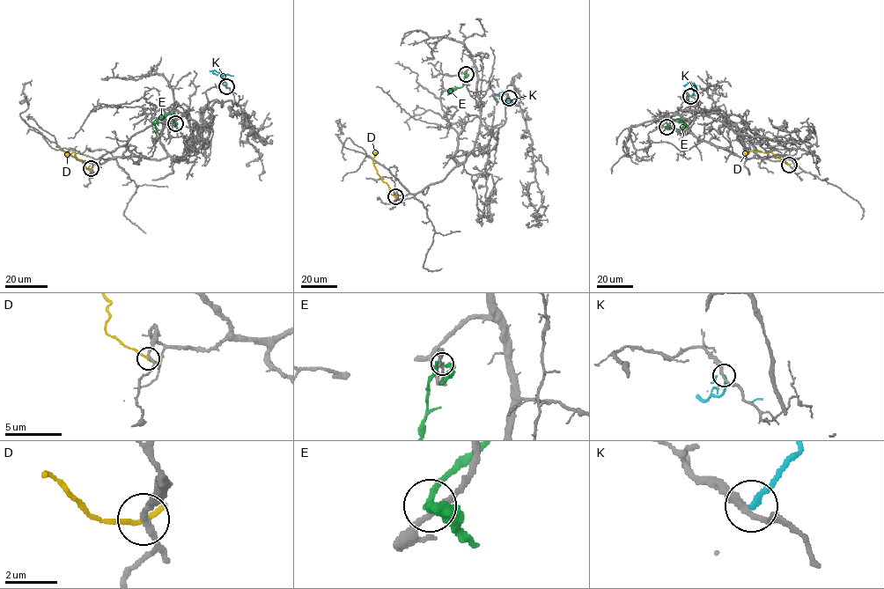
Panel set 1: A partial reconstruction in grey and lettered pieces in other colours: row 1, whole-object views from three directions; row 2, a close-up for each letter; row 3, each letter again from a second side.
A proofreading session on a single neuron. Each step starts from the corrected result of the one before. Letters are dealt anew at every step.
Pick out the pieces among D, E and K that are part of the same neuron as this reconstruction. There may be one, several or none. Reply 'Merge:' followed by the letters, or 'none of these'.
Merge: none of these

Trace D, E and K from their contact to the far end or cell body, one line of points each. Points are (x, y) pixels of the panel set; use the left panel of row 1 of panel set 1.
D: (91, 168), (83, 165), (84, 161), (73, 151), (69, 154), (64, 151), (69, 157)
E: (175, 123), (171, 114), (158, 117), (153, 122), (158, 134)
K: (226, 86), (222, 74), (213, 71), (217, 74)

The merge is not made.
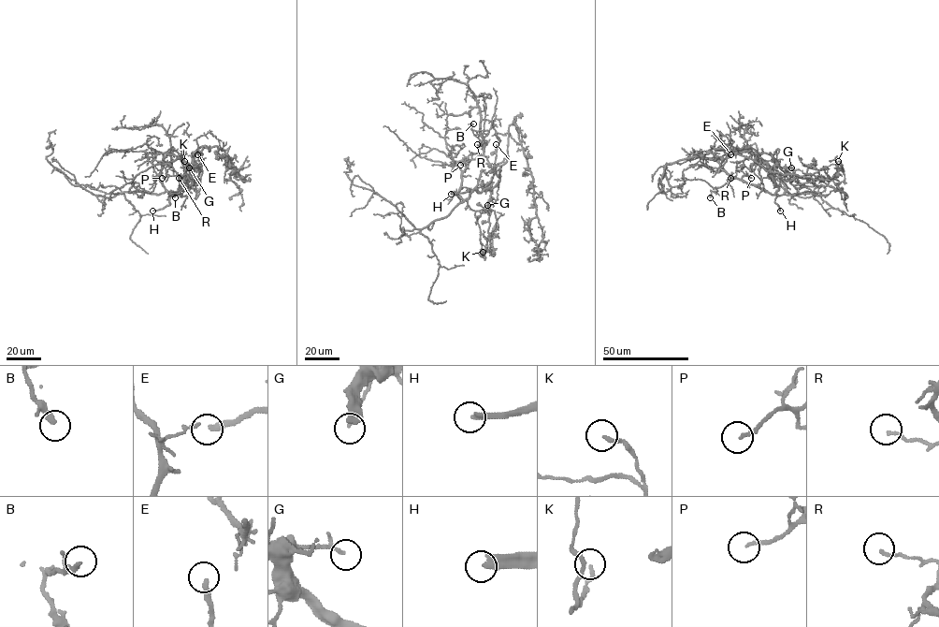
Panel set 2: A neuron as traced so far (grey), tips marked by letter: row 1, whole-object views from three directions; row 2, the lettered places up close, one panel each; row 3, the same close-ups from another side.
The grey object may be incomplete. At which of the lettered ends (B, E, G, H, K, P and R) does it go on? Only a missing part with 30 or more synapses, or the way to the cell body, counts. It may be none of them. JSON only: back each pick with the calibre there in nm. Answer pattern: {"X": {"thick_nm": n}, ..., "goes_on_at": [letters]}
{"E": {"thick_nm": 190}, "H": {"thick_nm": 320}, "P": {"thick_nm": 150}, "goes_on_at": ["E", "H", "P"]}

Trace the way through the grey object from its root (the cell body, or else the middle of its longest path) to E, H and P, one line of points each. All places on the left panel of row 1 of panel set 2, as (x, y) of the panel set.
E: (195, 180), (201, 164), (201, 151), (208, 147), (199, 147), (196, 150), (197, 154)
H: (195, 180), (172, 196), (168, 205), (152, 211)
P: (195, 180), (178, 194), (185, 180), (177, 175), (162, 178)

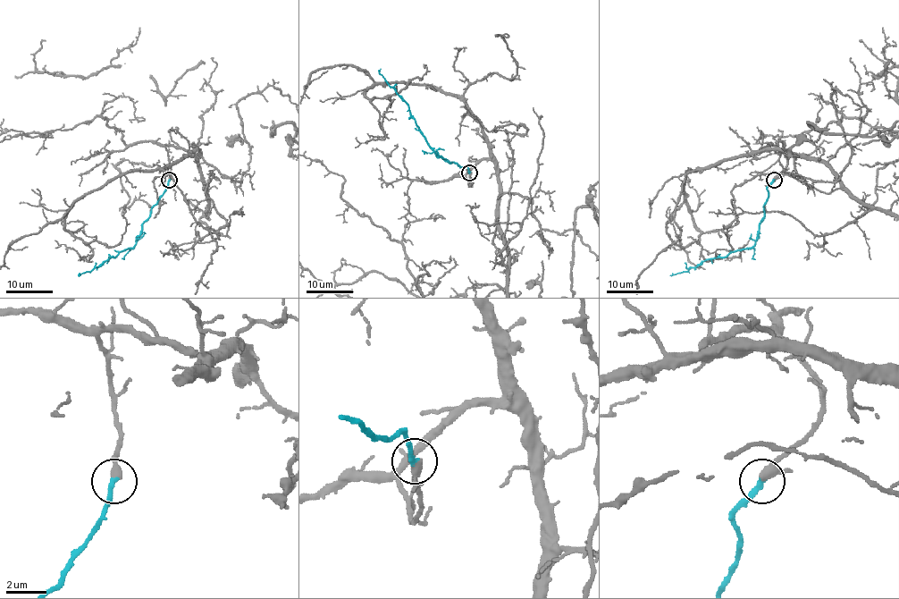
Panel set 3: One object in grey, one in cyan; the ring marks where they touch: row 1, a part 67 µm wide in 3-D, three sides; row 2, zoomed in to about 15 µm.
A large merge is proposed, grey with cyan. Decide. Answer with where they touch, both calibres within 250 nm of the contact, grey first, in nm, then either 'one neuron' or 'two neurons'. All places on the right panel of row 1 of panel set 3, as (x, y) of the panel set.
(774, 180) | 320/280 nm | one neuron

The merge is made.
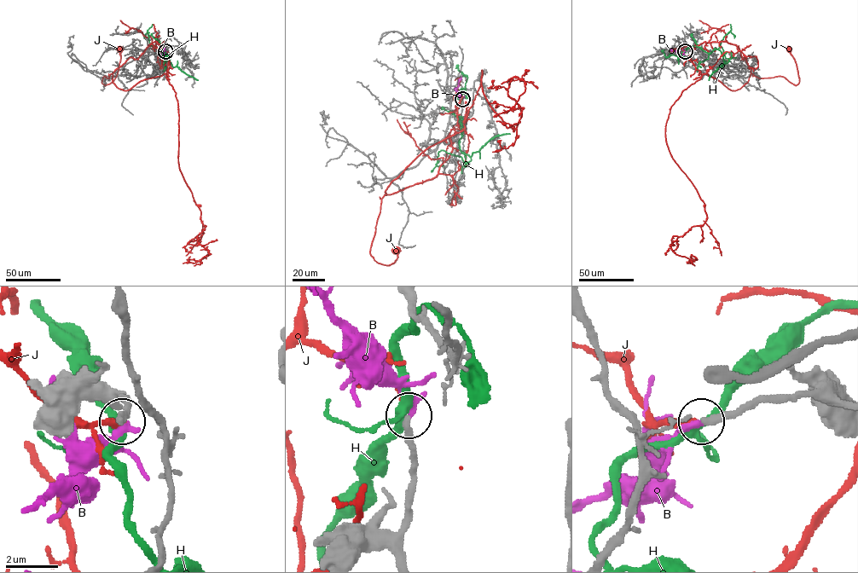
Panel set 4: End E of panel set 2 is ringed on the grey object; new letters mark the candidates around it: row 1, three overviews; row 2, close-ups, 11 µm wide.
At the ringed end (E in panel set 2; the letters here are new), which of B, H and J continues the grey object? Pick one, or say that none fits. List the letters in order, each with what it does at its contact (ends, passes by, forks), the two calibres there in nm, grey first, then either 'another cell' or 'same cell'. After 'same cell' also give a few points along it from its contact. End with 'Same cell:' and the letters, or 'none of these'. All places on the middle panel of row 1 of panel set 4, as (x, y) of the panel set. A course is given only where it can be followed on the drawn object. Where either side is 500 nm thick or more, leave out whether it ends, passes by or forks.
B: it ends | 280/280 nm | same cell | via (462, 99), (456, 89), (461, 76)
H: it forks | 320/280 nm | another cell
J: it ends | 190/280 nm | another cell
Same cell: B

